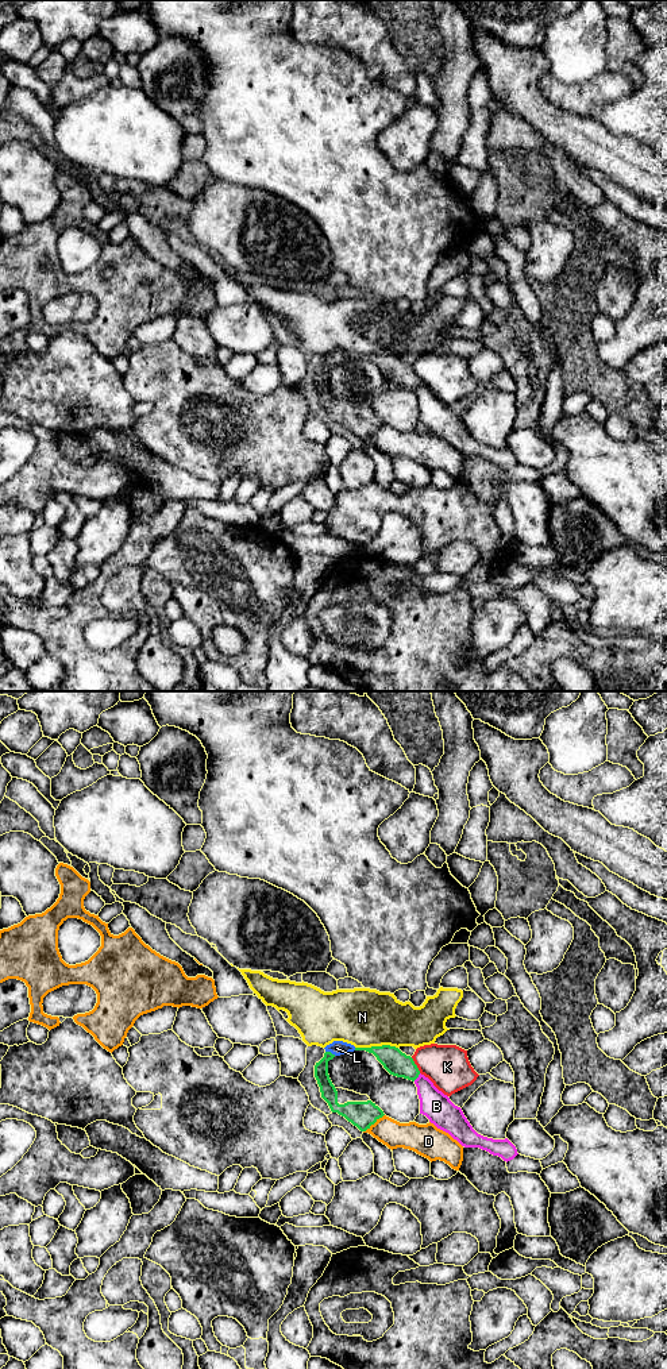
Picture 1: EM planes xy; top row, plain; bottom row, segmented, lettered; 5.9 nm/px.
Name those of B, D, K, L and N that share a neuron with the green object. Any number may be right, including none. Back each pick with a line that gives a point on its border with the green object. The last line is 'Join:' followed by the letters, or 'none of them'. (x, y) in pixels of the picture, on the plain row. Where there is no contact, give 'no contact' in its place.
L: xy (330, 361)
Join: L

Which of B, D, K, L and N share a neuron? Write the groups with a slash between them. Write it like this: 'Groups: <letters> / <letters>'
Groups: B / D / K / L / N

